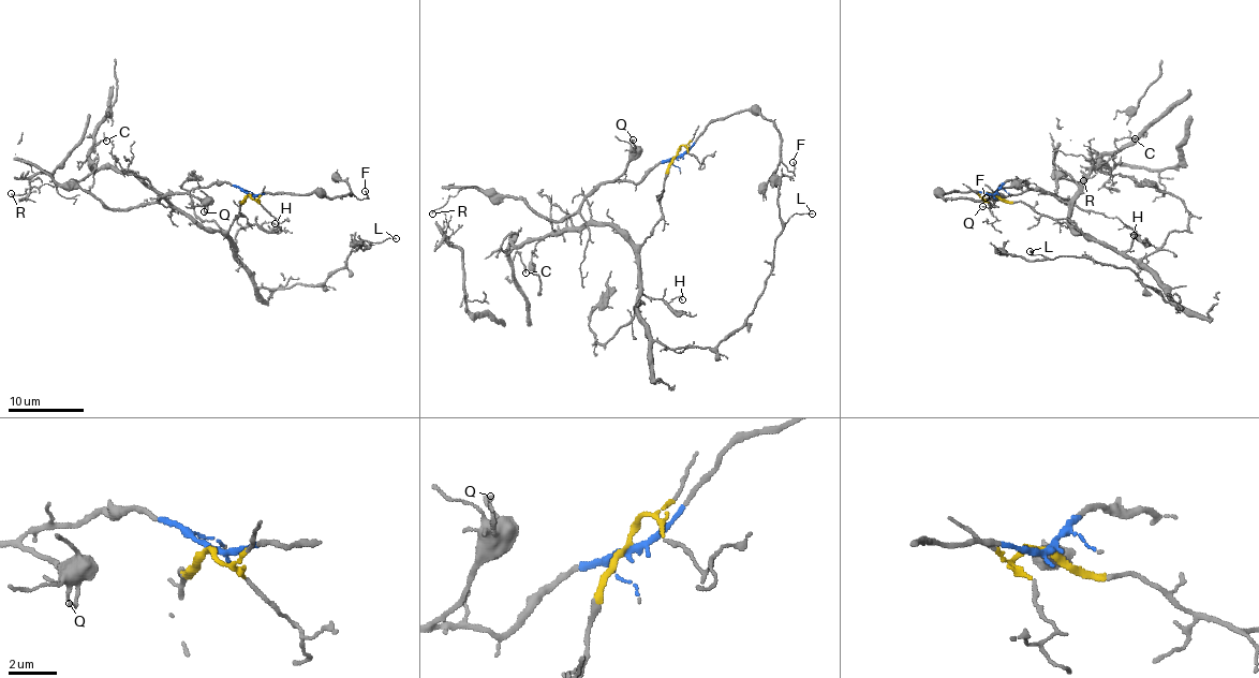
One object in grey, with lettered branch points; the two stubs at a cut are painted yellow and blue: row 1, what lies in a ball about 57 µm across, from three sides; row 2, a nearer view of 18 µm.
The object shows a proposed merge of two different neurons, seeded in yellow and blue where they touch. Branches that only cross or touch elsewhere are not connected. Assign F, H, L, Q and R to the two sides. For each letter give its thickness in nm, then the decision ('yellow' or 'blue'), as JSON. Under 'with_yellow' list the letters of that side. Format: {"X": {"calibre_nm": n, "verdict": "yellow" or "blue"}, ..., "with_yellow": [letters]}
{"F": {"calibre_nm": 100, "verdict": "blue"}, "H": {"calibre_nm": 110, "verdict": "yellow"}, "L": {"calibre_nm": 100, "verdict": "yellow"}, "Q": {"calibre_nm": 90, "verdict": "blue"}, "R": {"calibre_nm": 90, "verdict": "blue"}, "with_yellow": ["H", "L"]}

